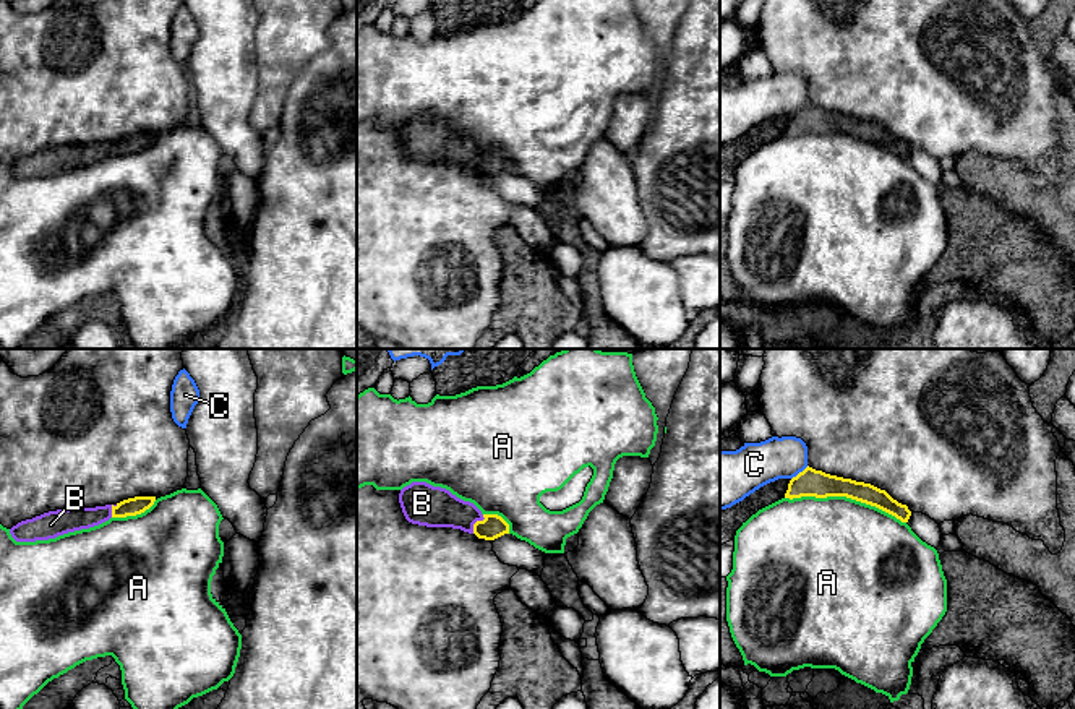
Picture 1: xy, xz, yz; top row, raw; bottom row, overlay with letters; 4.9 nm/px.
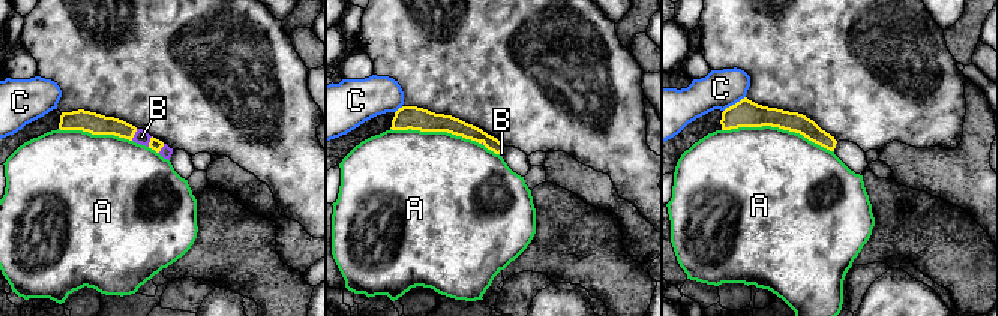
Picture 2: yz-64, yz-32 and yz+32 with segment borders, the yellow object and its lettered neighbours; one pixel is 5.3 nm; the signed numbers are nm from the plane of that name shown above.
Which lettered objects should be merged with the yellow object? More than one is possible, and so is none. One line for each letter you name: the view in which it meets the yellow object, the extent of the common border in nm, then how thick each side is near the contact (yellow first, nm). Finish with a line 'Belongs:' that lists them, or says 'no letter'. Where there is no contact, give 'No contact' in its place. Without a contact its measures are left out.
B: Touches yellow in xz. Shared border 110 nm. Thickness 120 nm (yellow) against 200 nm
Belongs: B

